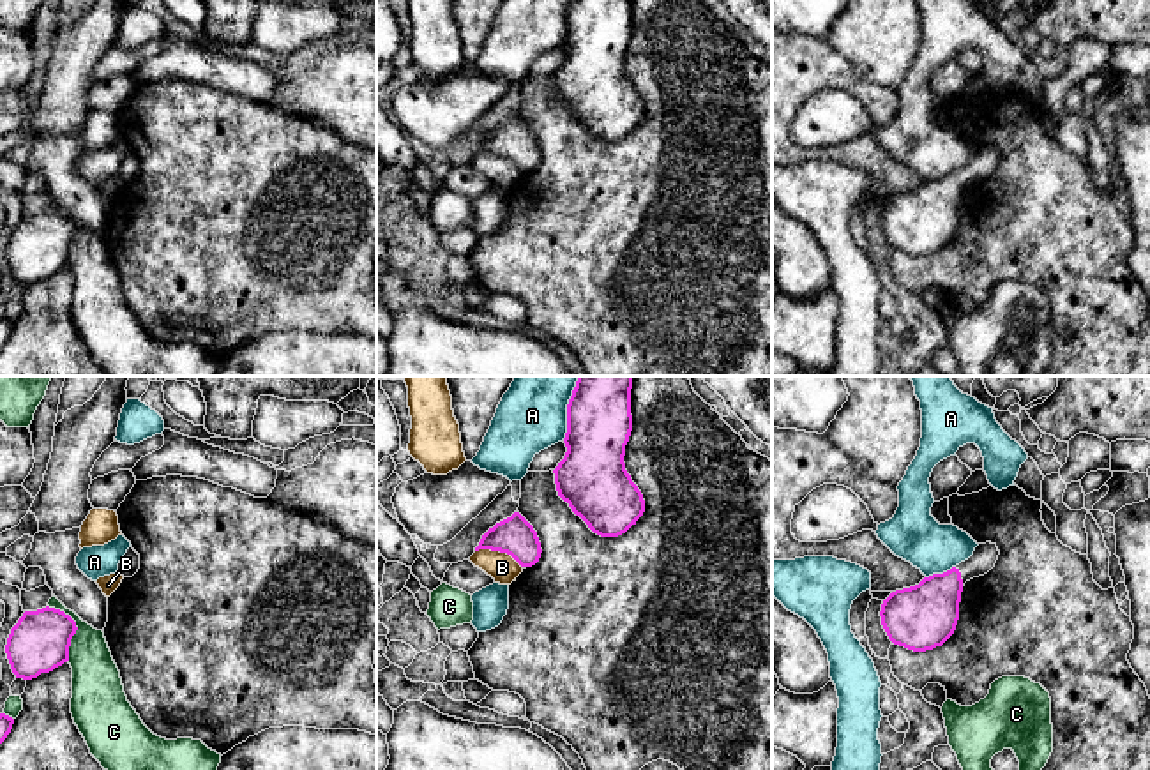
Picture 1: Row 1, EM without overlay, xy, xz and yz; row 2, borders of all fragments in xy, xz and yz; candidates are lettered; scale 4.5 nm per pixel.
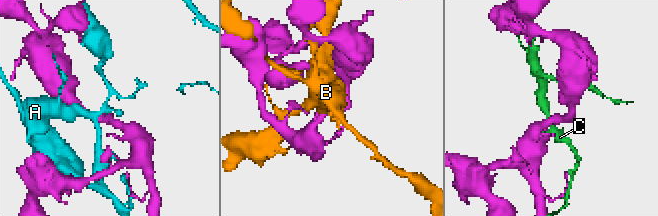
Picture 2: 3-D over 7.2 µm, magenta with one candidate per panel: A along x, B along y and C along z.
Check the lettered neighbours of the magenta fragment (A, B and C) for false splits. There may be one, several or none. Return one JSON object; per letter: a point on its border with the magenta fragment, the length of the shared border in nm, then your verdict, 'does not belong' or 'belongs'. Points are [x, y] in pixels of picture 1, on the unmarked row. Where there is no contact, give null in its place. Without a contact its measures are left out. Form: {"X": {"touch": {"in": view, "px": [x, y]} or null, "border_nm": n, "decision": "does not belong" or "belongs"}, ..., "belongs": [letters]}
{"A": {"touch": {"in": "xz", "px": [567, 22]}, "border_nm": 200, "decision": "does not belong"}, "B": {"touch": {"in": "xz", "px": [499, 154]}, "border_nm": 240, "decision": "does not belong"}, "C": {"touch": {"in": "xy", "px": [76, 232]}, "border_nm": 280, "decision": "does not belong"}, "belongs": []}

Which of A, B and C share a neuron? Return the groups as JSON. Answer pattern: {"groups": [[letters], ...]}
{"groups": [["A"], ["B"], ["C"]]}

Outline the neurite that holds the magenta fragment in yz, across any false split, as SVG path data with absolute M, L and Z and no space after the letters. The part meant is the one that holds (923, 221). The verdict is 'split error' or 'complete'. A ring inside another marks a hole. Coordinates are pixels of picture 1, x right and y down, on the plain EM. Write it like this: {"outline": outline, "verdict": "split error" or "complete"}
{"outline": "M979 148L968 164L950 175L892 196L880 215L889 244L913 256L942 251L956 235L965 187L987 178L998 159L996 148Z", "verdict": "split error"}

